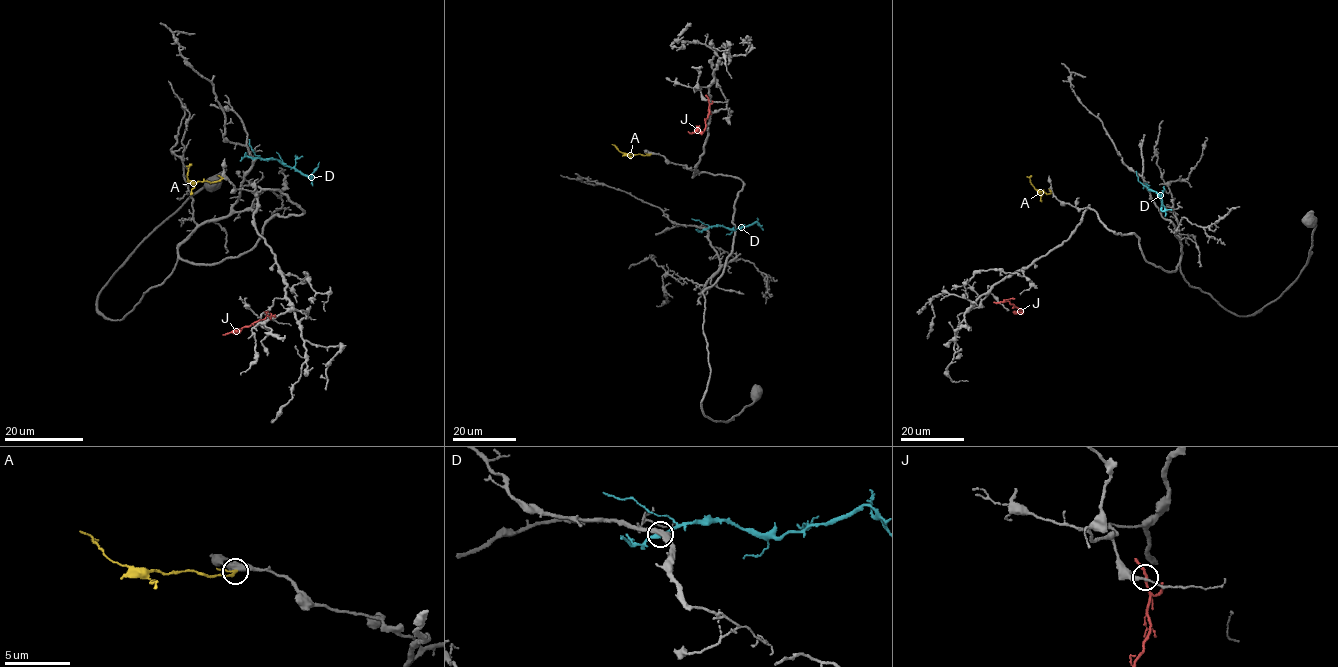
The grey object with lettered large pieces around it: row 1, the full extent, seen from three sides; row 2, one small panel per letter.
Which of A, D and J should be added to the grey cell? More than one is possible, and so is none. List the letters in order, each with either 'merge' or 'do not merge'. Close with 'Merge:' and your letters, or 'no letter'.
A: merge
D: do not merge
J: do not merge
Merge: A

